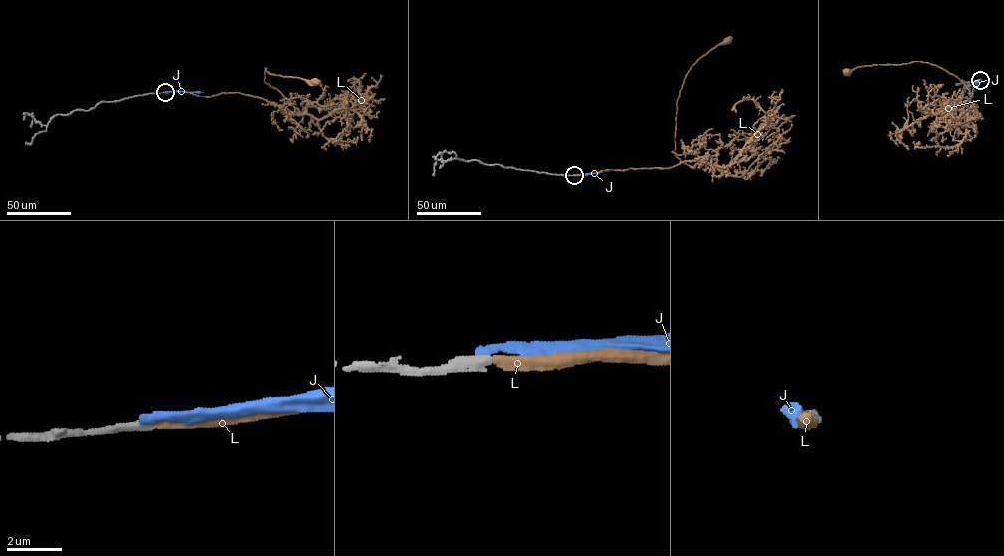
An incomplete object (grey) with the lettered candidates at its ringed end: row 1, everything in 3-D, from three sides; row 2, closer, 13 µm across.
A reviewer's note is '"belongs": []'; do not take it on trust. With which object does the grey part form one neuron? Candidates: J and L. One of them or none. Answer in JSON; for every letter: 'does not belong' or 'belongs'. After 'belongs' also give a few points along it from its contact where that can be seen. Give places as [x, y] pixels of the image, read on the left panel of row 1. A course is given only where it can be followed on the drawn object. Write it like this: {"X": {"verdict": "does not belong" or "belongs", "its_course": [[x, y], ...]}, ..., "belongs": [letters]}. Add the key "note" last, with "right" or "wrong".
{"J": {"verdict": "does not belong"}, "L": {"verdict": "belongs", "its_course": [[165, 92], [212, 96], [240, 92], [295, 113], [282, 95], [265, 82], [265, 68], [271, 74], [315, 82]]}, "belongs": ["L"], "note": "wrong"}

